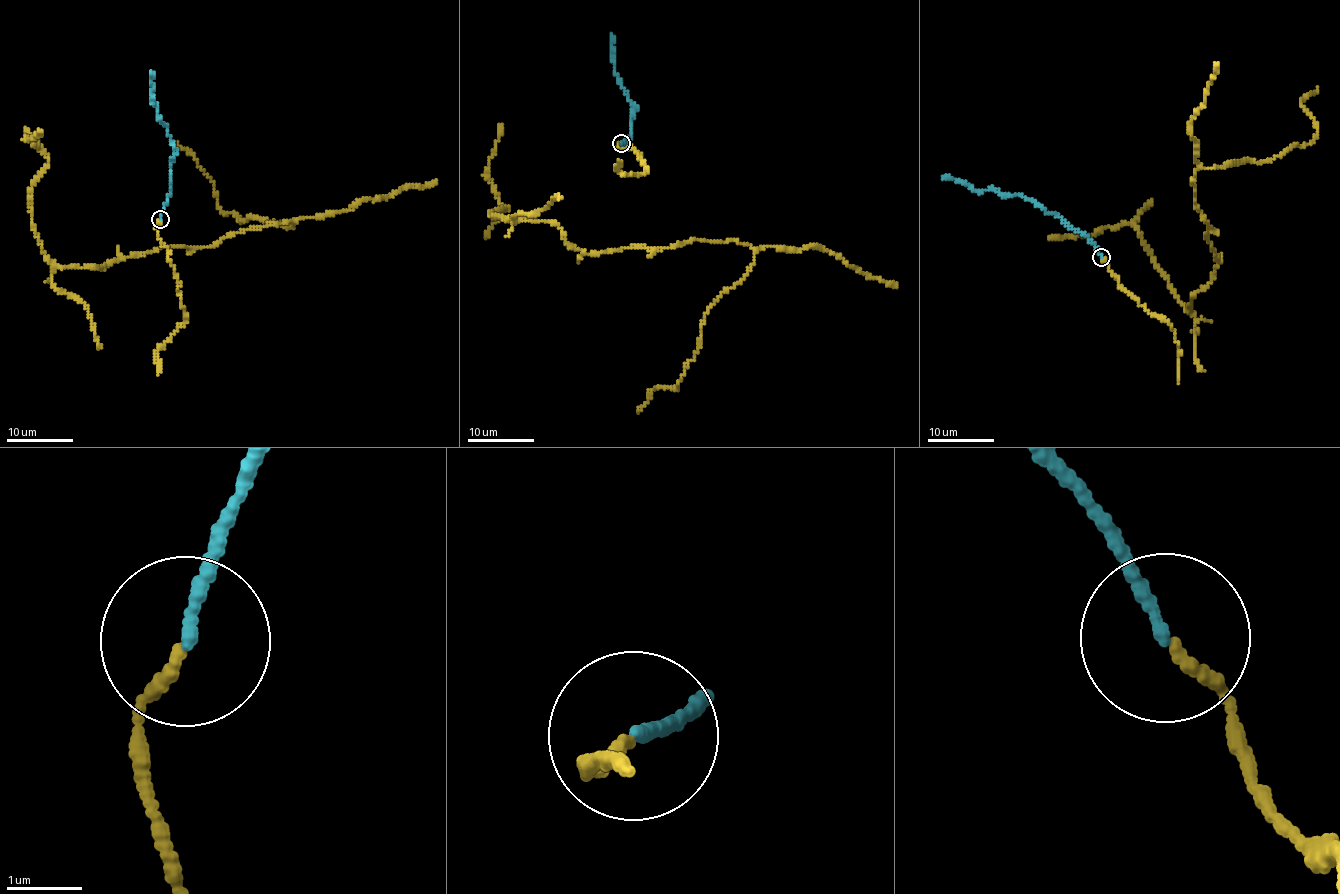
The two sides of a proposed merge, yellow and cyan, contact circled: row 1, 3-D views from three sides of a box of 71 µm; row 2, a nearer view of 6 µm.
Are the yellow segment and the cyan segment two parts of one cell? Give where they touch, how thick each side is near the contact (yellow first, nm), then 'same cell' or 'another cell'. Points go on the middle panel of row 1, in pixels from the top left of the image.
(621, 143) | 160/150 nm | same cell

